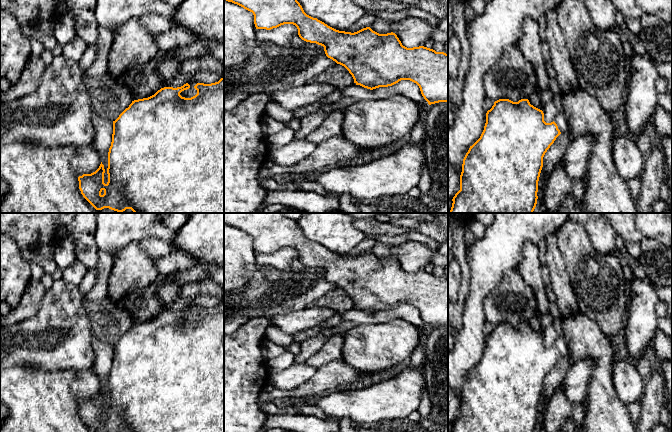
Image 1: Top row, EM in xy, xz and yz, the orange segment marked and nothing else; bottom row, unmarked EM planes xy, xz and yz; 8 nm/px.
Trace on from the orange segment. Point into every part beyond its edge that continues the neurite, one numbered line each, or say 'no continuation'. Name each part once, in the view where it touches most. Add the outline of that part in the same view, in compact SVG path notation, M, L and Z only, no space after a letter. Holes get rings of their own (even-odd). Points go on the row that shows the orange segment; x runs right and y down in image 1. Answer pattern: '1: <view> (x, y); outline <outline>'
1: yz (560, 119); outline M563 110L559 111L556 114L554 118L554 122L557 124L558 129L560 130L561 133L568 133L570 127L569 127L566 114Z

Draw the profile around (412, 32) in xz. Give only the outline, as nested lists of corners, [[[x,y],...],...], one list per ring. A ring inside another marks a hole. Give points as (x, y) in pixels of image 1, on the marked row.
[[[406,16],[398,22],[376,18],[369,27],[379,34],[395,33],[402,45],[407,48],[423,46],[432,38],[434,31],[425,20],[412,16]]]

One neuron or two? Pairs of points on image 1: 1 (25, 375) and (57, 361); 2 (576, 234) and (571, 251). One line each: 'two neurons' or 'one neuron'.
1: two neurons
2: one neuron

